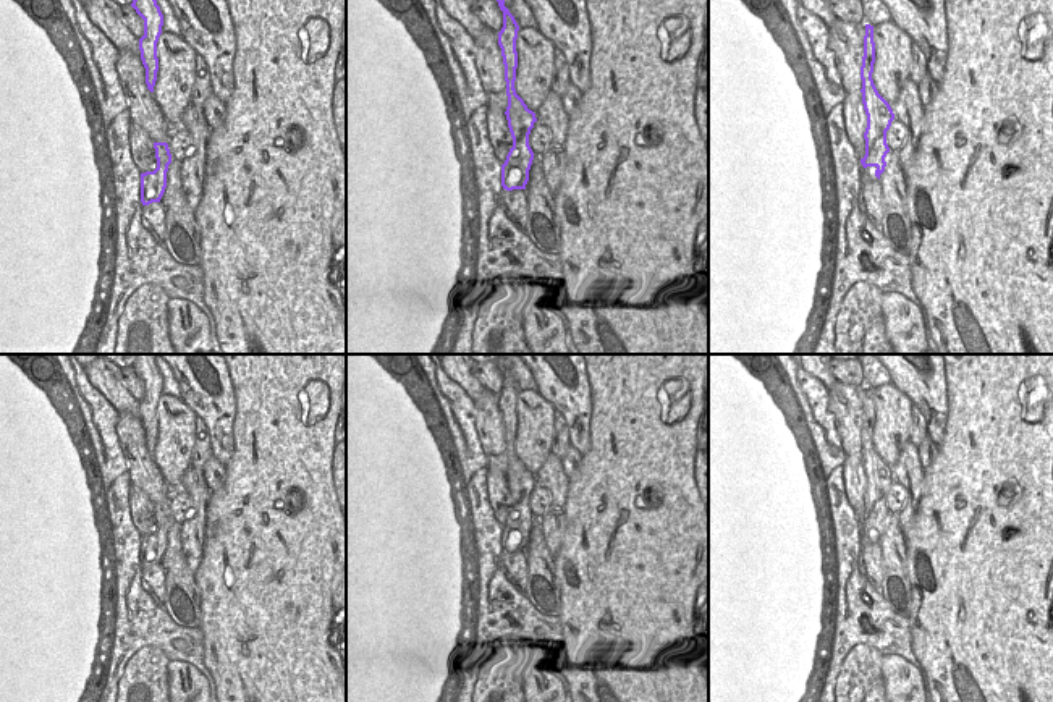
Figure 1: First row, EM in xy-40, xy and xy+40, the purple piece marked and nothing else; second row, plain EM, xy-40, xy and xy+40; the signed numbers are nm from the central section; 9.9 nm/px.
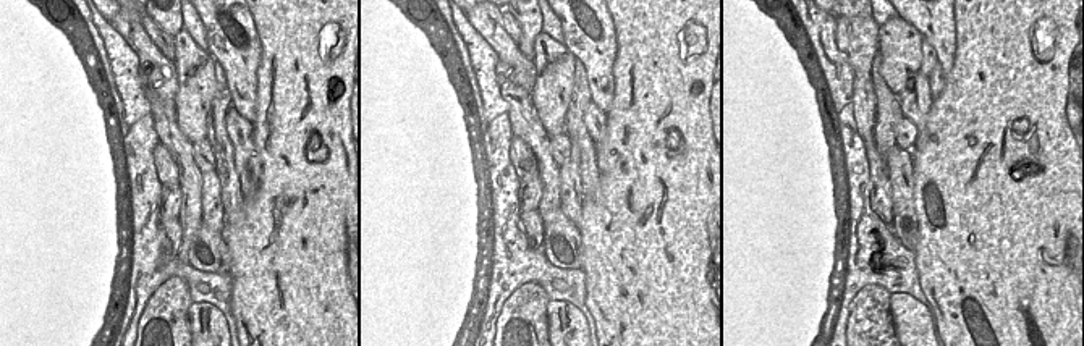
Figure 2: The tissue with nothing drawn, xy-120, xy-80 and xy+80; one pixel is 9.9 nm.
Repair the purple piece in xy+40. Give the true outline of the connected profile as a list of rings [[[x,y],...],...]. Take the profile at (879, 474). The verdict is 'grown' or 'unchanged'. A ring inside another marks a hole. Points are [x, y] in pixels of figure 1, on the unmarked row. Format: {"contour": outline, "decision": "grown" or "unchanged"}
{"contour": [[[865,387],[864,398],[864,419],[861,429],[862,442],[862,466],[867,477],[867,490],[864,495],[865,501],[865,518],[861,521],[864,531],[875,529],[875,539],[880,542],[880,537],[885,534],[886,524],[885,519],[890,514],[886,506],[886,493],[894,482],[894,476],[890,466],[878,456],[872,435],[875,425],[875,404],[873,404],[873,388]]], "decision": "unchanged"}

